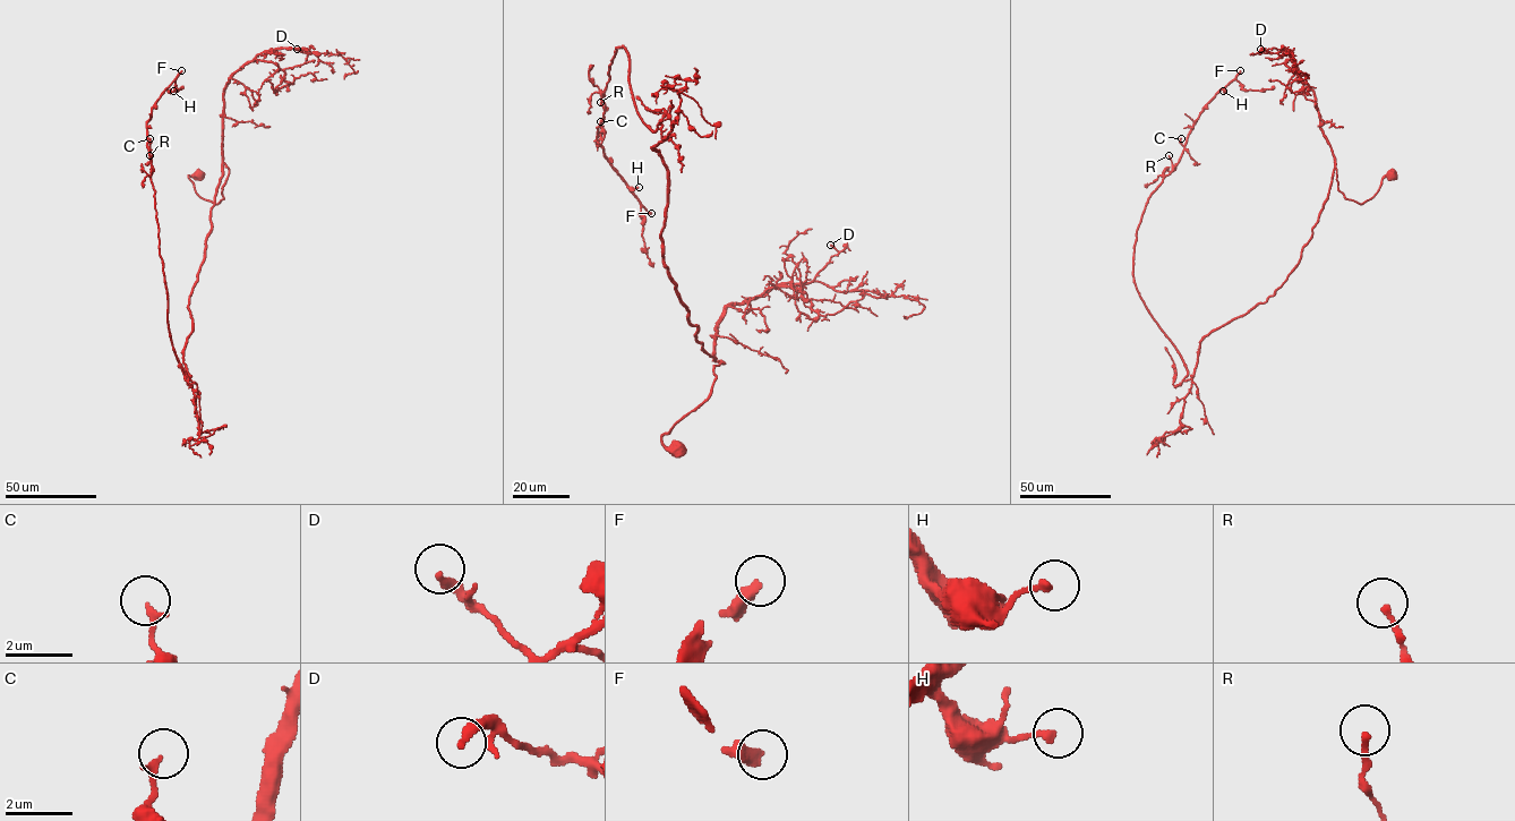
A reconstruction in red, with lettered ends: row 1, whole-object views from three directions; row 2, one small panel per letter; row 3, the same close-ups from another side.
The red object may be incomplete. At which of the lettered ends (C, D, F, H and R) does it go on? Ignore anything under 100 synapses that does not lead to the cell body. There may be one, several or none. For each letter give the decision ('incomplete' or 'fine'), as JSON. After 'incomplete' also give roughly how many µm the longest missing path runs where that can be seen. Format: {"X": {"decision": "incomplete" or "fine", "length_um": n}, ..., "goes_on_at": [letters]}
{"C": {"decision": "fine"}, "D": {"decision": "fine"}, "F": {"decision": "incomplete", "length_um": 60}, "H": {"decision": "fine"}, "R": {"decision": "fine"}, "goes_on_at": ["F"]}

